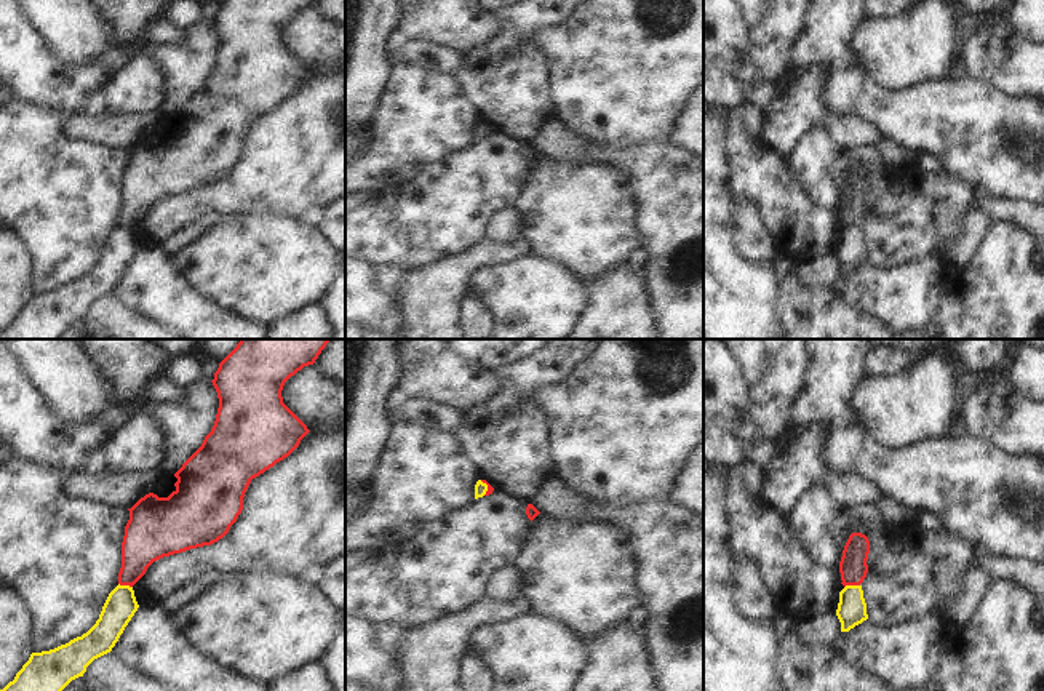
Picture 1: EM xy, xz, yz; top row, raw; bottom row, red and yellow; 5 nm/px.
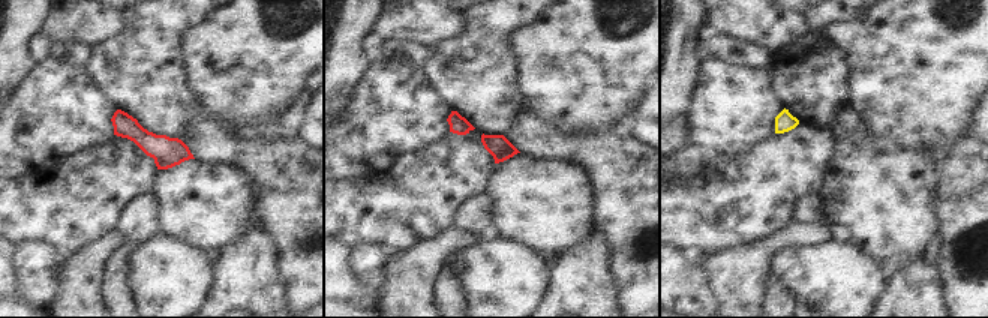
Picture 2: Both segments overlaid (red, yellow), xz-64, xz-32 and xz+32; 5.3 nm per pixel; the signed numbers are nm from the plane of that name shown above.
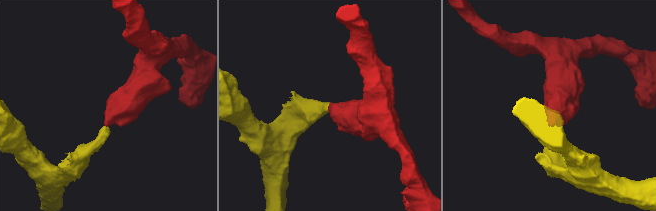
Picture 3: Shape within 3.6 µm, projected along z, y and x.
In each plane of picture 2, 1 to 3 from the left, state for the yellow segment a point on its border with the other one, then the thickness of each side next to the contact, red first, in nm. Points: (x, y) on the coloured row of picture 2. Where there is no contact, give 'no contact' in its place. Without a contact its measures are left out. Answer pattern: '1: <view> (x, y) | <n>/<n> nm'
1: no contact
2: no contact
3: no contact

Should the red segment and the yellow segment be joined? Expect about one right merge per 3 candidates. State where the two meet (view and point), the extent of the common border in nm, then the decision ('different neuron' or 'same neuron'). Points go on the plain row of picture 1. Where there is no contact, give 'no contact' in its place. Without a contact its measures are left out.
contact yz (851, 226); length 80 nm; different neuron

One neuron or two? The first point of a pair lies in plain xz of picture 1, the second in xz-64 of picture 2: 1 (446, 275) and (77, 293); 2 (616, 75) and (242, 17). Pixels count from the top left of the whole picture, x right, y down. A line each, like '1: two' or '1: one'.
1: one
2: one

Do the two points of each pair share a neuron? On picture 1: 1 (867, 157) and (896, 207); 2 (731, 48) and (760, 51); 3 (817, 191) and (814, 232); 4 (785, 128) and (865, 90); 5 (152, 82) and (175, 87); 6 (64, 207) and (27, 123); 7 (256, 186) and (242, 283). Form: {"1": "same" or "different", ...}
{"1": "different", "2": "different", "3": "different", "4": "different", "5": "different", "6": "same", "7": "different"}

